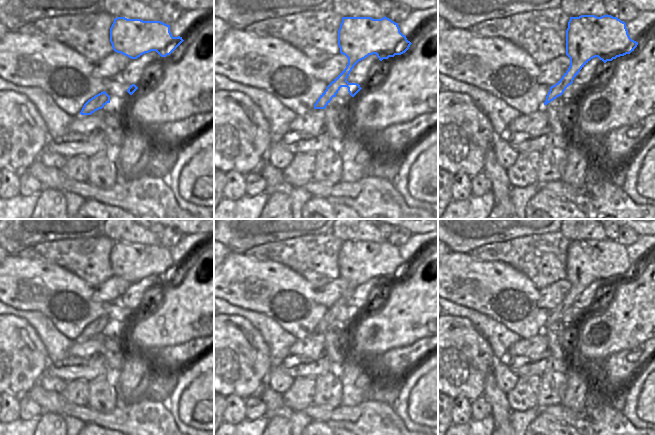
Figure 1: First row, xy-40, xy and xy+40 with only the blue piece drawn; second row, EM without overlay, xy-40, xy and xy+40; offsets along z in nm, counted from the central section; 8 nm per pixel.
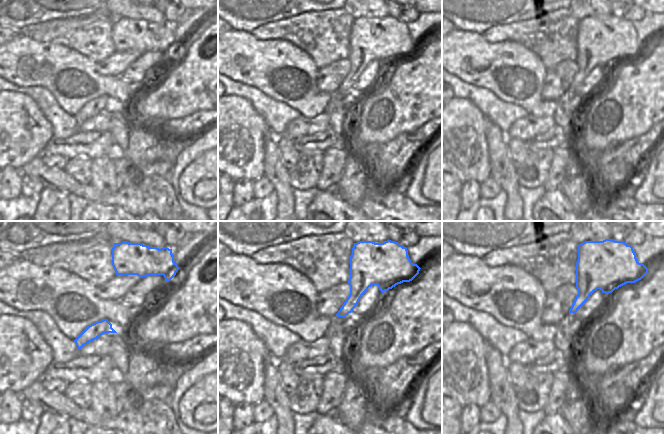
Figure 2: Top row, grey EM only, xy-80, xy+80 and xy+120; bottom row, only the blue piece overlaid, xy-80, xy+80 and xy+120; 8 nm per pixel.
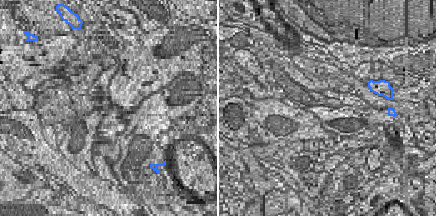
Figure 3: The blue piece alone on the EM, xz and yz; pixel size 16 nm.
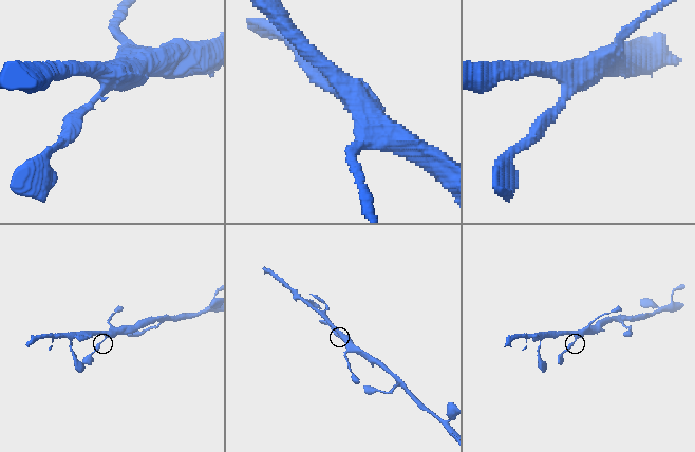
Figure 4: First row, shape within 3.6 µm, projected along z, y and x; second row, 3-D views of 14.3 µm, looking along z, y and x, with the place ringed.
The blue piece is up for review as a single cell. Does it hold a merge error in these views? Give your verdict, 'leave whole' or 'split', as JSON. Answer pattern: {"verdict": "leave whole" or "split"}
{"verdict": "leave whole"}

